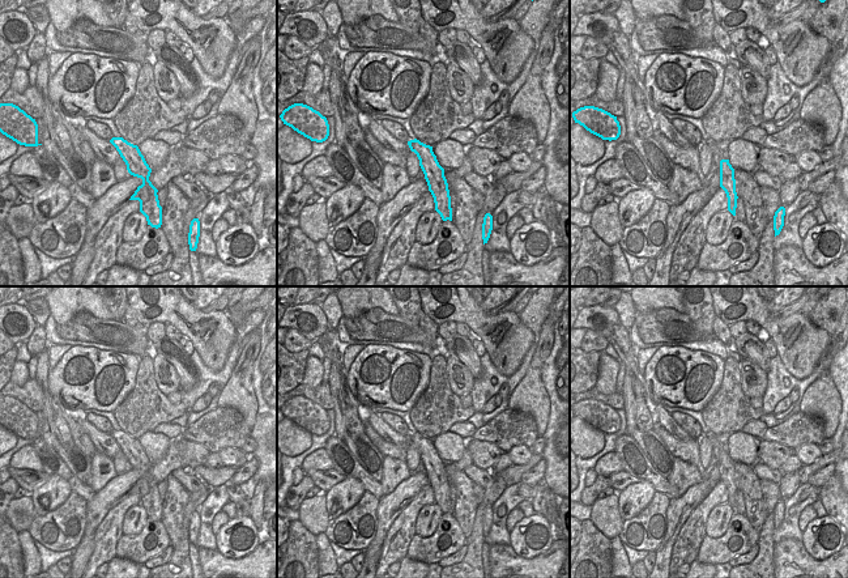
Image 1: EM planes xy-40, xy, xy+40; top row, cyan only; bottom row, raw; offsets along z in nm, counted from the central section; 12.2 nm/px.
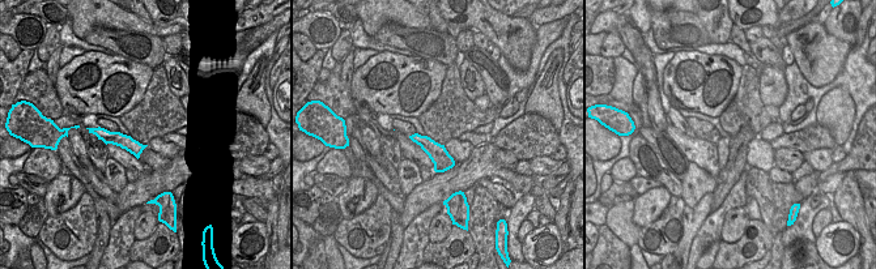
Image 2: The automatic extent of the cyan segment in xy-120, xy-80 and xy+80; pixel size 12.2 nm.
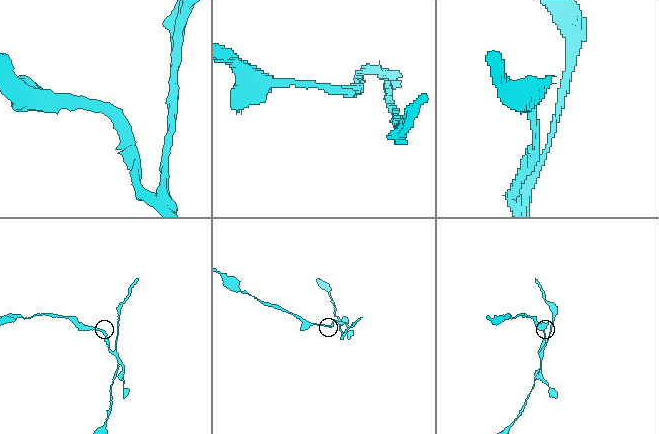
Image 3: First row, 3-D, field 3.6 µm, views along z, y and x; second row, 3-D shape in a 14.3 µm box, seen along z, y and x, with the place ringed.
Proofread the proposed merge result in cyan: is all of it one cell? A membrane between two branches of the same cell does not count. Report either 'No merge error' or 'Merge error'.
Merge error.

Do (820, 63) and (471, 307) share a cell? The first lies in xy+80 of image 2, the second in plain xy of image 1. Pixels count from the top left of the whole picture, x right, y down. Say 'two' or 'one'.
one

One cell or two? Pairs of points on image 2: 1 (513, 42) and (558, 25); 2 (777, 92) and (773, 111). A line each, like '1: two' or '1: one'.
1: two
2: two

